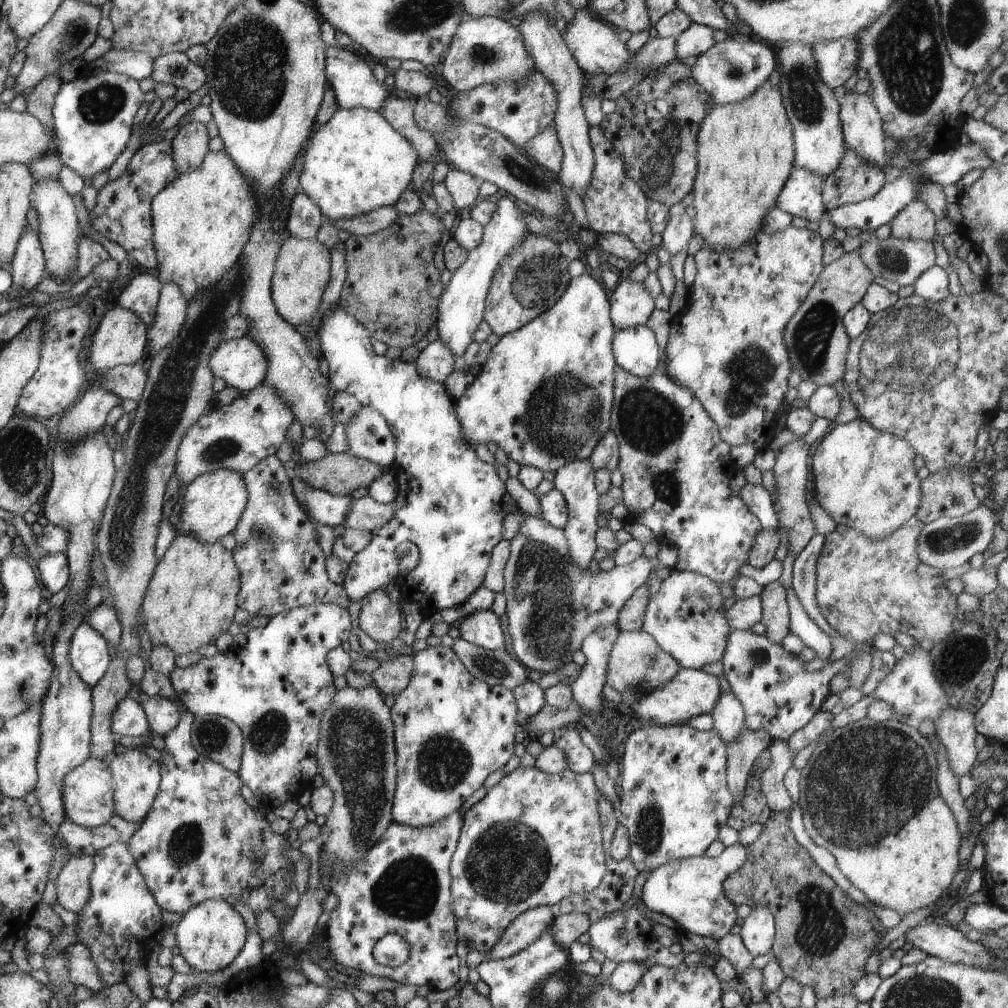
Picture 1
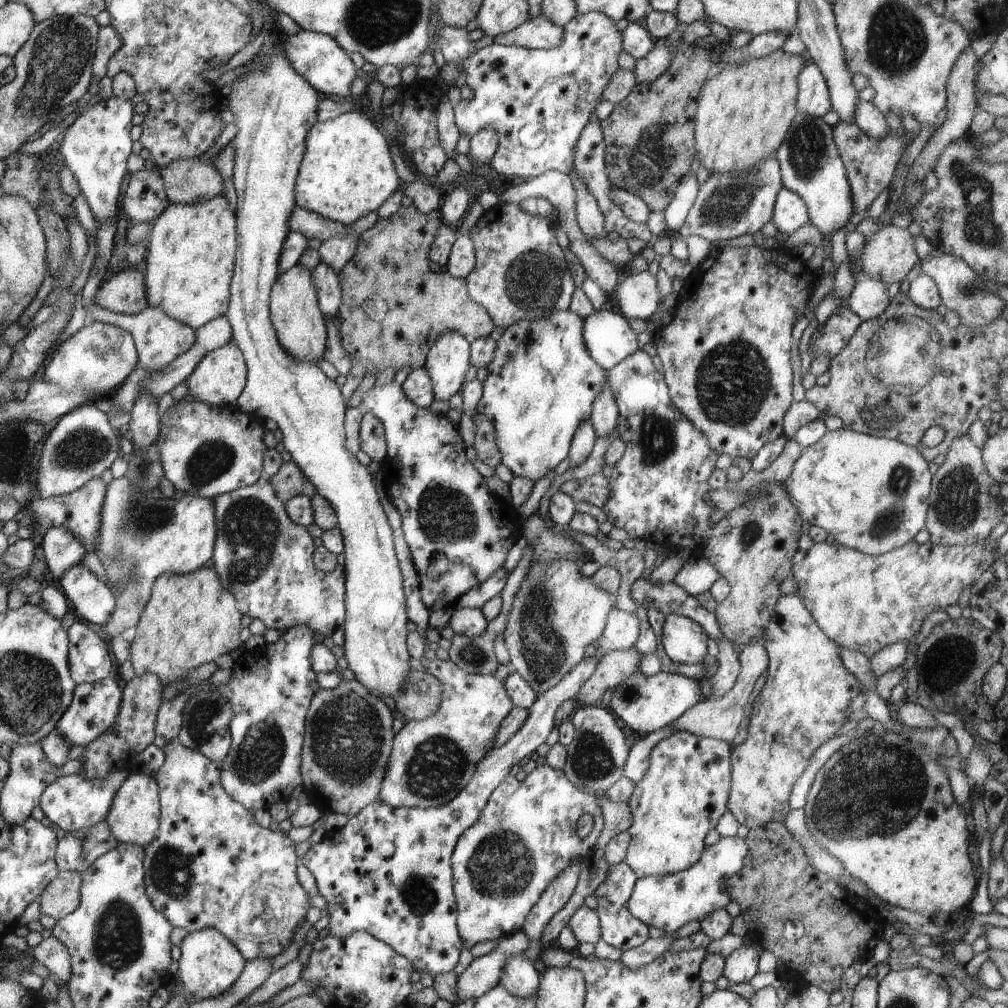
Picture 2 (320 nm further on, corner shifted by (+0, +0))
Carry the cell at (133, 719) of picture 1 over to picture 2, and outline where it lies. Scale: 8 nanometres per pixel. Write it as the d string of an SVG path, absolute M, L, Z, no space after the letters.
M111 676L98 682L80 683L74 690L74 702L58 720L55 730L70 747L85 747L114 726L122 708L123 690Z

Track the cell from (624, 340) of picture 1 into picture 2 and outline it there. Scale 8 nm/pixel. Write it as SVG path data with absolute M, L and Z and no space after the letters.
M609 306L600 311L594 311L590 316L584 319L583 339L588 354L605 371L614 368L619 362L622 362L627 356L634 354L638 350L637 334L632 331L630 323L624 315L614 313Z

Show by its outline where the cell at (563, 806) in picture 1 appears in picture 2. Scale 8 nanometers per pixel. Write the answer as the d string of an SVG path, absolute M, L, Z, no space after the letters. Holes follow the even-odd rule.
M545 764L537 766L522 781L511 775L504 778L490 795L478 820L460 835L451 856L457 929L464 947L469 949L484 941L498 941L508 933L520 931L526 915L548 884L558 878L572 860L582 860L594 850L602 829L602 809L597 795L575 787L562 769ZM584 815L594 818L594 824L590 834L582 839L576 831L579 818Z

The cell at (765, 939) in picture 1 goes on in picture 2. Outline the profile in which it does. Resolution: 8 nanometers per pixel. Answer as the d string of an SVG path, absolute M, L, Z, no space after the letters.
M741 945L725 958L723 976L734 984L750 982L750 979L758 972L759 958L760 955L754 948Z

